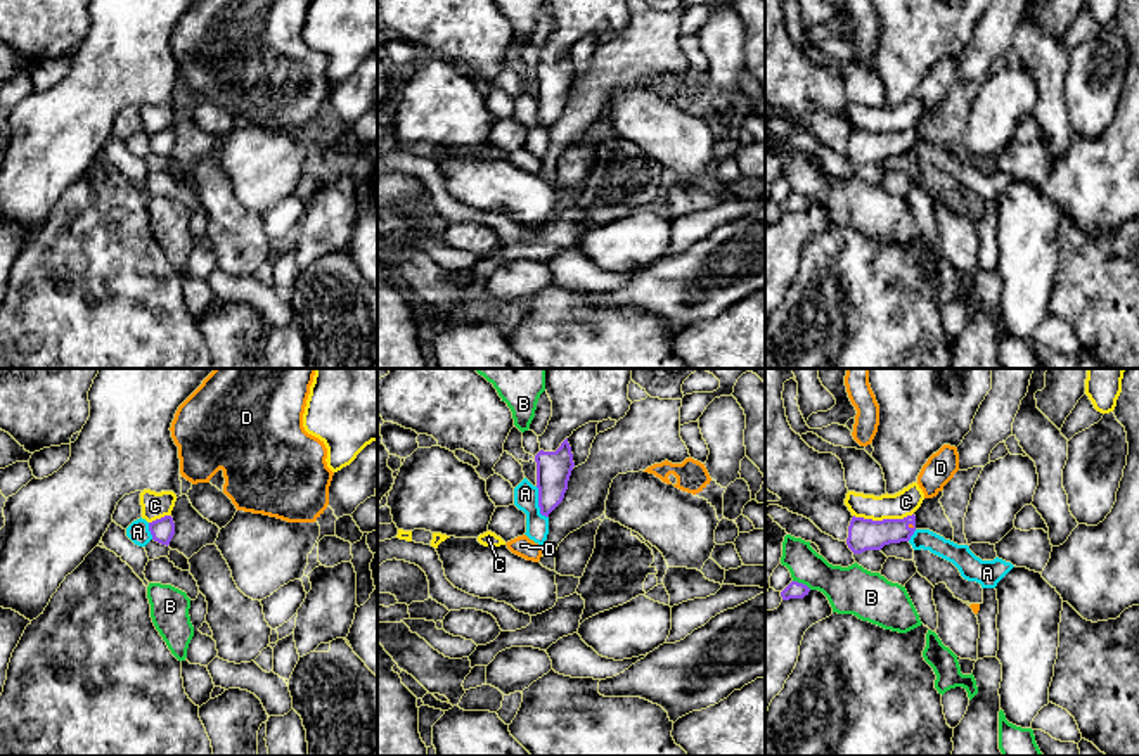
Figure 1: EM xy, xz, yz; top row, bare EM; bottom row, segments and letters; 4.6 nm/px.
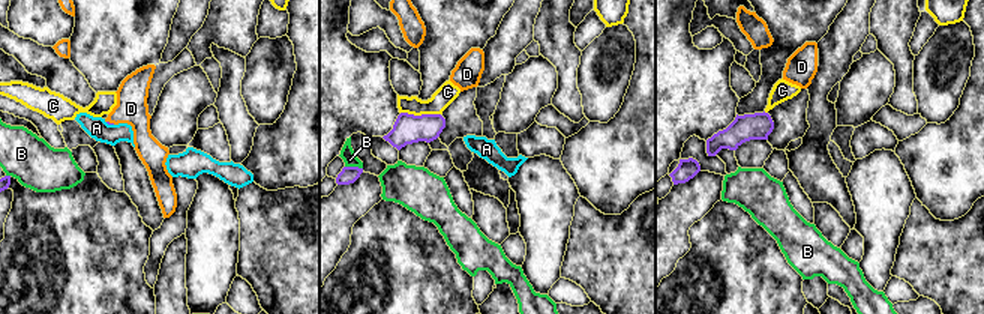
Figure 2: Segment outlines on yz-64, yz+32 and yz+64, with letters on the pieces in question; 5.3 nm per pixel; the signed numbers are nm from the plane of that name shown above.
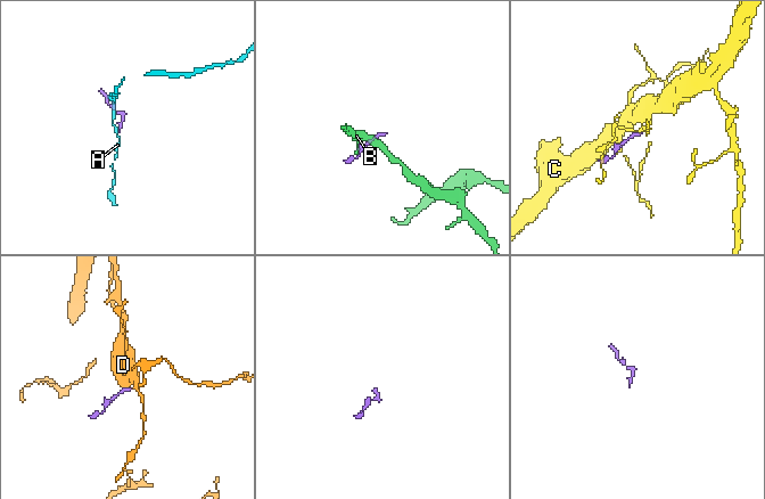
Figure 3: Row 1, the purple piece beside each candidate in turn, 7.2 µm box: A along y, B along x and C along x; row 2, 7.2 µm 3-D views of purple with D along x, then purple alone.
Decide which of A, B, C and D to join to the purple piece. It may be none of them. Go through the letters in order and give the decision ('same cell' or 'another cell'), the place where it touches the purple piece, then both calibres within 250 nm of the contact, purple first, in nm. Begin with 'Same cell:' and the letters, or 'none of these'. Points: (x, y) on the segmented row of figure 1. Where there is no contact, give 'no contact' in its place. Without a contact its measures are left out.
Same cell: none of these
A: another cell; meets purple in xz at (539, 504); 160 nm thick on the purple side, 110 nm on the other
B: another cell; meets purple in yz at (802, 583); 80 nm thick on the purple side, 220 nm on the other
C: another cell; meets purple in yz at (883, 519); 140 nm thick on the purple side, 120 nm on the other
D: another cell; meets purple in yz at (911, 523); 140 nm thick on the purple side, 20 nm on the other

